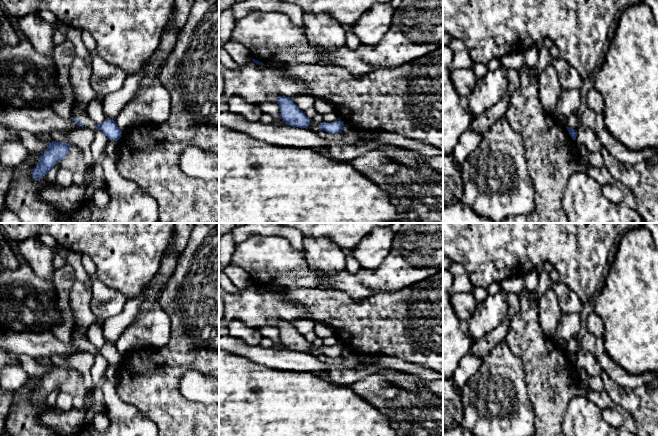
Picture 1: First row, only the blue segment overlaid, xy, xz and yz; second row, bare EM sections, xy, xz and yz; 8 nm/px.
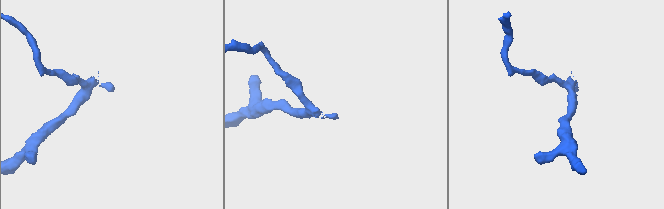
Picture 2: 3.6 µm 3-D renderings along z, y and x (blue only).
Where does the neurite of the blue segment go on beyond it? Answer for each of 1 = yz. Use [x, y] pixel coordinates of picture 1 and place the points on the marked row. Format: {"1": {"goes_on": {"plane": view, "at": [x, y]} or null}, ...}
{"1": {"goes_on": null}}

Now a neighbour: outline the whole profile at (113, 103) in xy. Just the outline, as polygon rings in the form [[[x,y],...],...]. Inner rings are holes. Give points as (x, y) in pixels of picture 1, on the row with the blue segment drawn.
[[[144,67],[140,72],[127,76],[123,86],[107,95],[103,100],[103,112],[107,120],[116,120],[122,109],[133,99],[138,91]]]

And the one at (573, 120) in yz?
[[[577,113],[571,114],[568,117],[566,126],[577,130],[579,124],[579,115]]]

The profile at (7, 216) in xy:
[[[6,208],[0,215],[0,223],[22,223],[19,217],[11,210]]]

